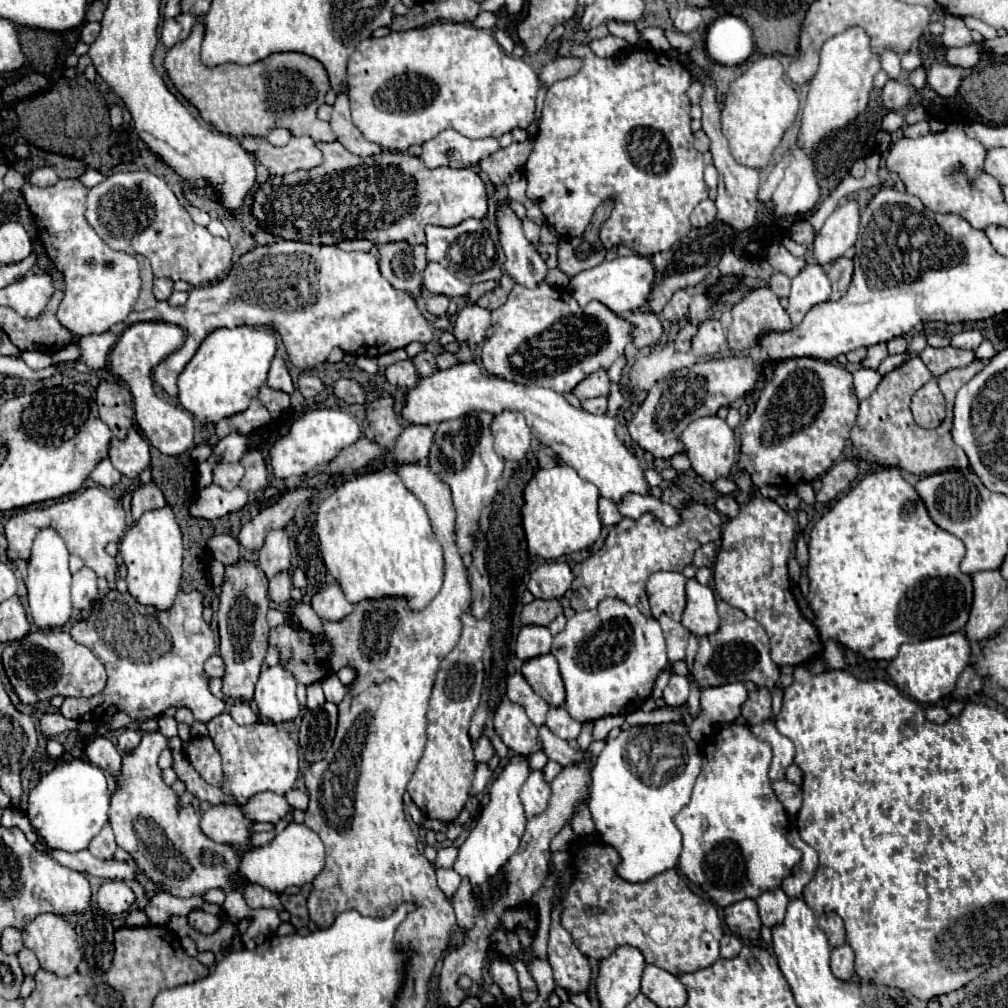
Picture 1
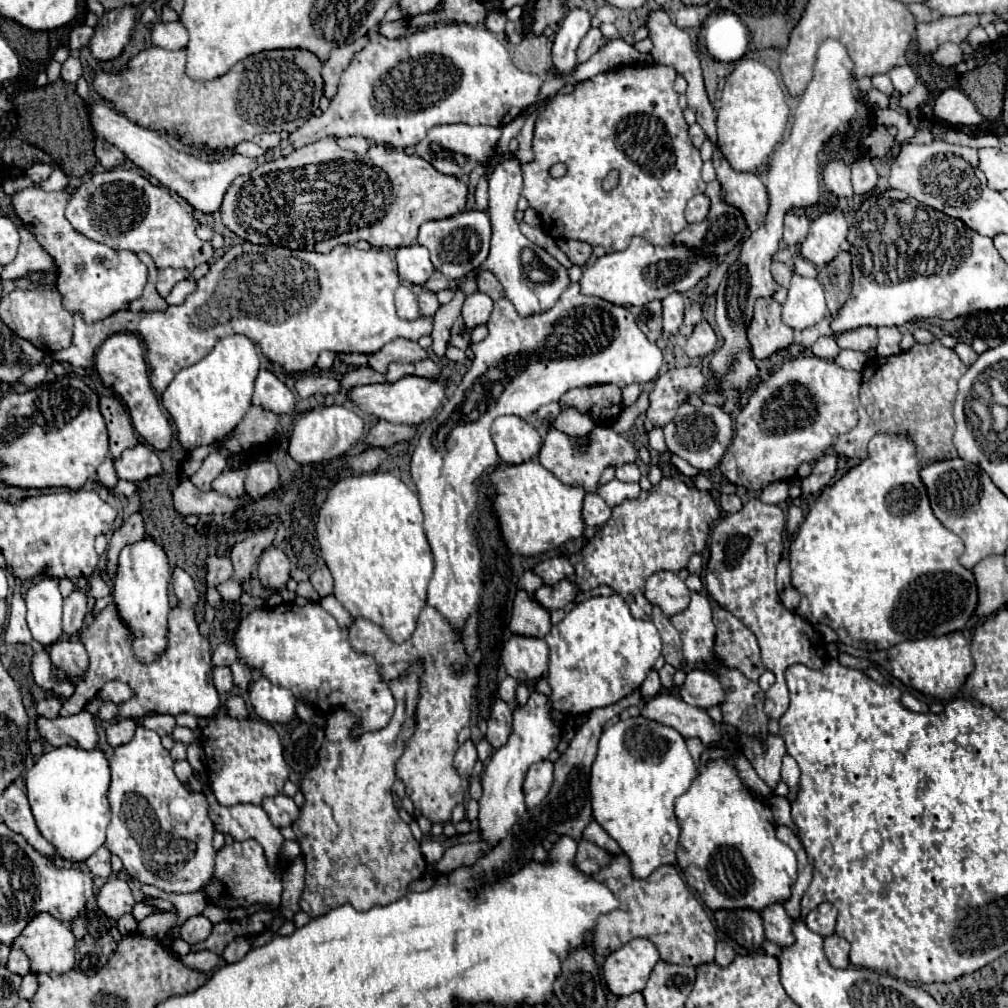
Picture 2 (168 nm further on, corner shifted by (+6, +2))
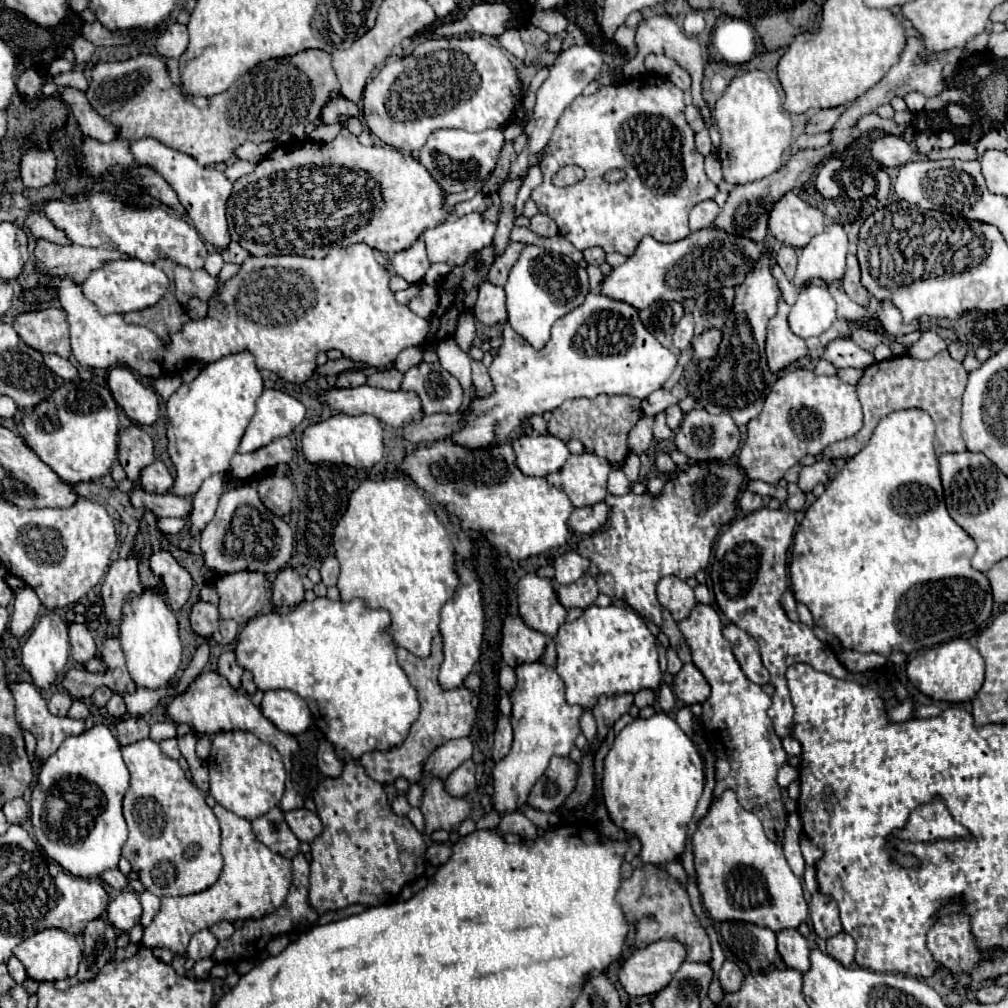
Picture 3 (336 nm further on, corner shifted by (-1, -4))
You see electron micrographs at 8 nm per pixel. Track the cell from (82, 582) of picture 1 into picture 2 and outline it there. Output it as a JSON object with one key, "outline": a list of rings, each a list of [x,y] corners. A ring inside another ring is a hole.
{"outline":[[[73,591],[63,605],[63,633],[67,637],[77,635],[83,629],[83,619],[87,611],[87,593],[85,591]]]}

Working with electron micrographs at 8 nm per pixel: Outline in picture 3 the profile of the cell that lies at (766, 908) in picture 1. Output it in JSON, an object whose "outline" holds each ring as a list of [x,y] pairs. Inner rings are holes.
{"outline":[[[798,929],[778,931],[776,937],[778,937],[778,953],[782,955],[784,963],[790,969],[796,969],[796,971],[802,971],[802,973],[808,971],[808,967],[810,967],[810,961],[808,961],[810,947],[808,947],[806,937],[800,935]]]}

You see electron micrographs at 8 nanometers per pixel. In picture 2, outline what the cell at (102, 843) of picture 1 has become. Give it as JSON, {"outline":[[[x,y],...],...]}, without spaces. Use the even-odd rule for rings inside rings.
{"outline":[[[101,847],[93,857],[89,857],[87,861],[87,867],[89,867],[89,871],[93,873],[93,875],[97,875],[97,877],[109,877],[111,875],[111,853],[109,853],[109,849],[107,847]]]}

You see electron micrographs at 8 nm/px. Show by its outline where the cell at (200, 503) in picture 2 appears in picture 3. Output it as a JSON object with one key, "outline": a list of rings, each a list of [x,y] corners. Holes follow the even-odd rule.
{"outline":[[[134,487],[132,491],[132,505],[134,507],[146,507],[154,511],[158,517],[178,517],[178,519],[188,519],[192,513],[192,501],[186,497],[176,497],[176,495],[152,495],[142,491],[140,487]]]}

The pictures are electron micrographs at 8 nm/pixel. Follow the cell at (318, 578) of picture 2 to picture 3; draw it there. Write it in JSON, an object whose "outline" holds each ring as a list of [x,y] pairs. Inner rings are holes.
{"outline":[[[334,557],[324,559],[324,563],[320,567],[320,575],[322,575],[322,583],[326,587],[334,587],[336,579],[338,579],[338,561]]]}

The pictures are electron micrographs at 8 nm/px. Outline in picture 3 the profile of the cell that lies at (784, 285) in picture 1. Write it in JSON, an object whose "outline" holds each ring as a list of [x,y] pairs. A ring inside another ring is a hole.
{"outline":[[[780,247],[776,251],[776,263],[780,265],[780,269],[784,271],[784,275],[788,277],[788,281],[794,279],[794,273],[796,273],[796,263],[798,263],[798,253],[796,249],[792,247]]]}

